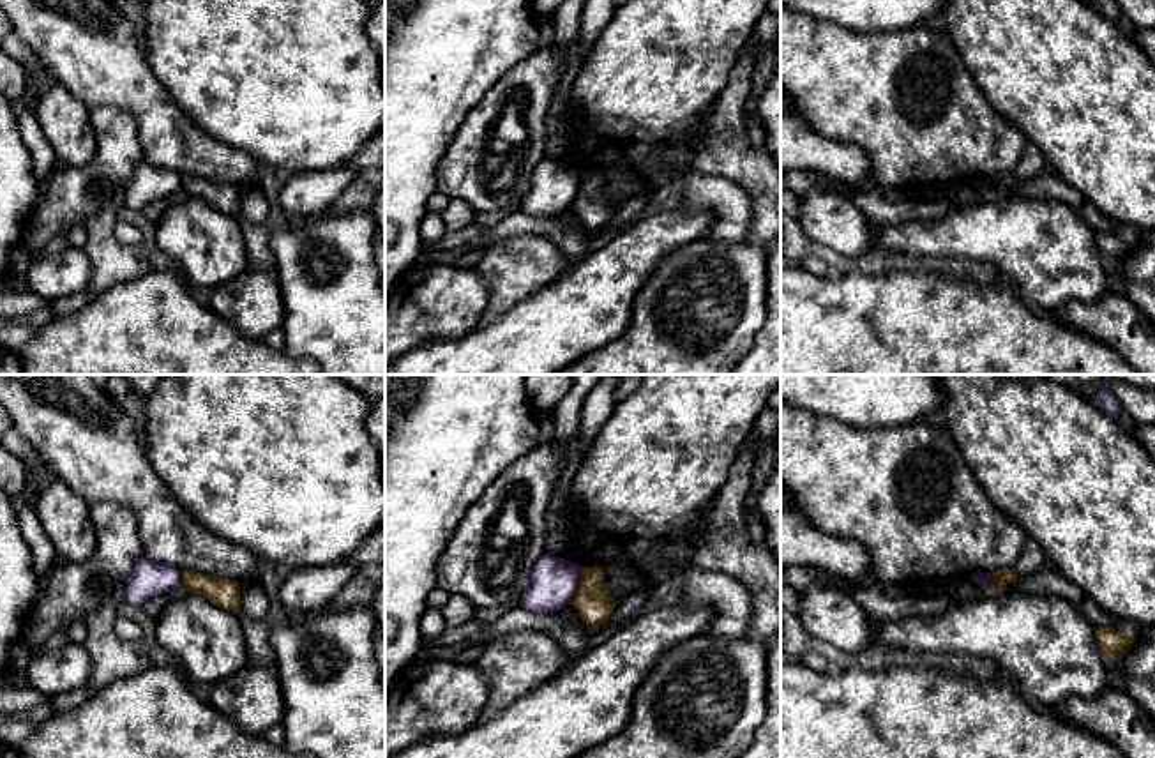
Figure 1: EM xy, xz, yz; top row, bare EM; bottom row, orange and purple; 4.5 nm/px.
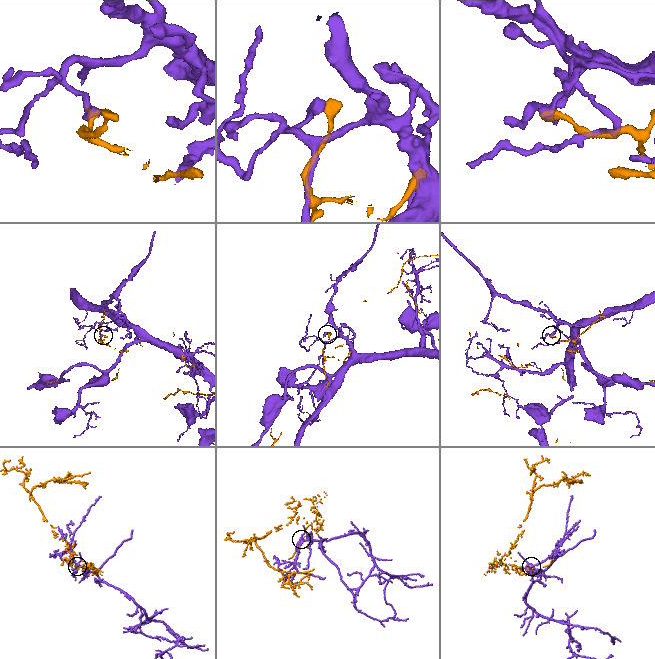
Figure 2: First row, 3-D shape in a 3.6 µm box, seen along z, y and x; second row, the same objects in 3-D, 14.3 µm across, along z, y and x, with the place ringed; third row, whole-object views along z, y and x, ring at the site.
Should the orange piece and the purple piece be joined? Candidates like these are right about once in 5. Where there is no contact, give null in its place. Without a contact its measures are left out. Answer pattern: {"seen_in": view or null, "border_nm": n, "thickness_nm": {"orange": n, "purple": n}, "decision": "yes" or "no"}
{"seen_in": "xz", "border_nm": 180, "thickness_nm": {"orange": 160, "purple": 220}, "decision": "no"}

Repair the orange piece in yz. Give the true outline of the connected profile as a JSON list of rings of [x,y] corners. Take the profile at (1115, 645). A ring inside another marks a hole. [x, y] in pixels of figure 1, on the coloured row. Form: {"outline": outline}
{"outline": [[[1095,627],[1097,645],[1109,659],[1121,659],[1132,647],[1134,640],[1120,634],[1113,627]]]}

